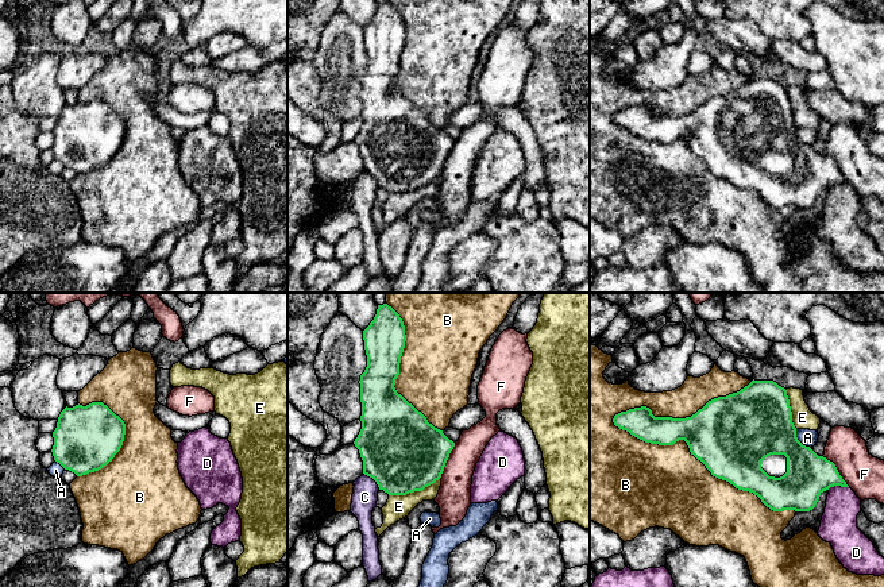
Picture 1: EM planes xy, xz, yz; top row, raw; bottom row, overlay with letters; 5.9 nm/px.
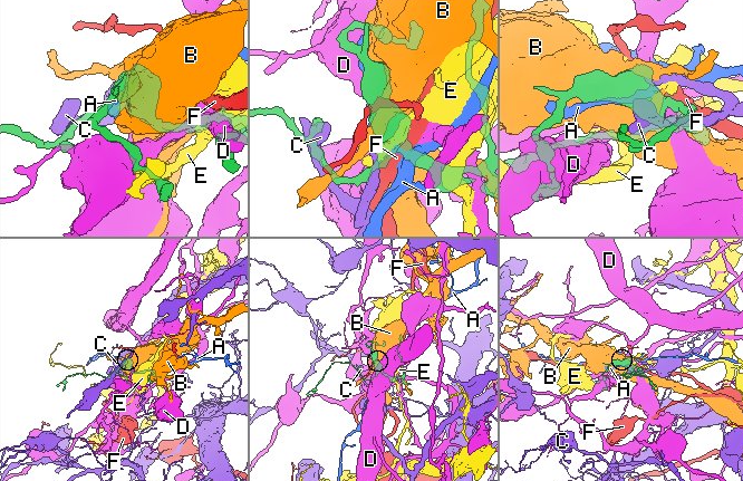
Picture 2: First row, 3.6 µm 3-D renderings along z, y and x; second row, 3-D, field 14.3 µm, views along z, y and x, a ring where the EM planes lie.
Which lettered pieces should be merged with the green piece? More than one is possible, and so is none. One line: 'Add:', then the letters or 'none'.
Add: none

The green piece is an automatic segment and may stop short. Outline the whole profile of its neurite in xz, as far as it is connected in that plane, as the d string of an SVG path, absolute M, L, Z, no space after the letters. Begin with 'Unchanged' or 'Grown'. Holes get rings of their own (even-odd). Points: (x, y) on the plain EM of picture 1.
Unchanged. M387 1L378 3L374 18L363 28L363 38L367 65L359 78L362 127L354 139L363 158L363 171L389 193L422 189L441 175L455 140L429 121L394 85L406 39L399 12Z

